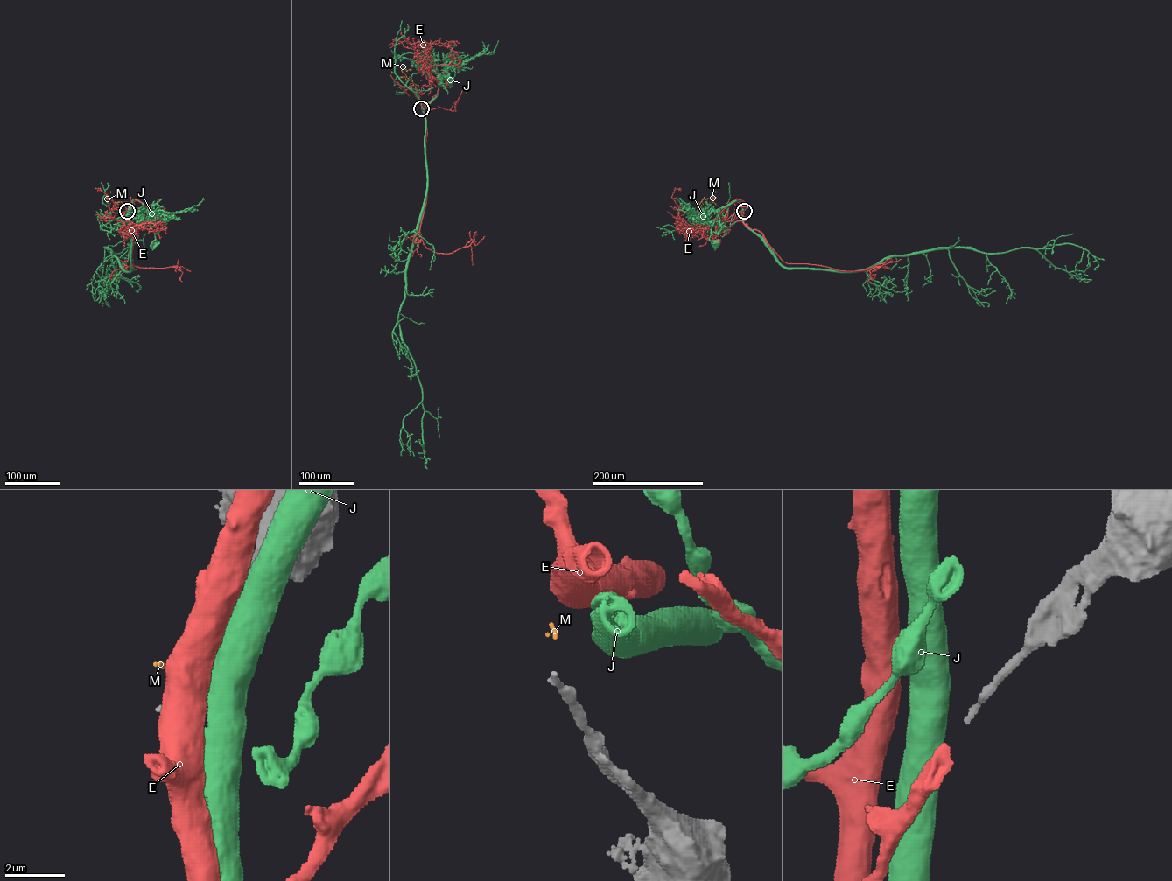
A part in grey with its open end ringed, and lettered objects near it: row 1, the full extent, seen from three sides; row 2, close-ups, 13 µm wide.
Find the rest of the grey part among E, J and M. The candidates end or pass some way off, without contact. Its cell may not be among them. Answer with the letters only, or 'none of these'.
none of these

